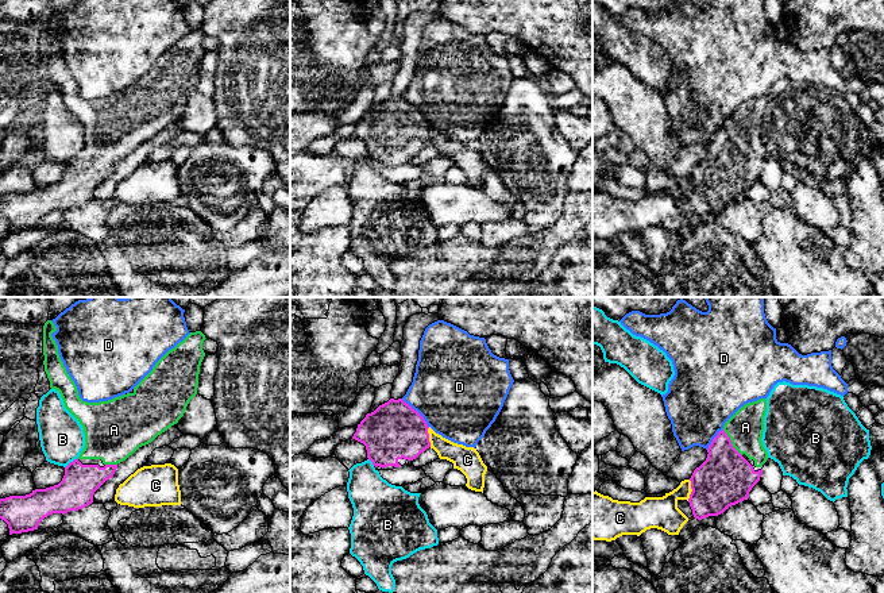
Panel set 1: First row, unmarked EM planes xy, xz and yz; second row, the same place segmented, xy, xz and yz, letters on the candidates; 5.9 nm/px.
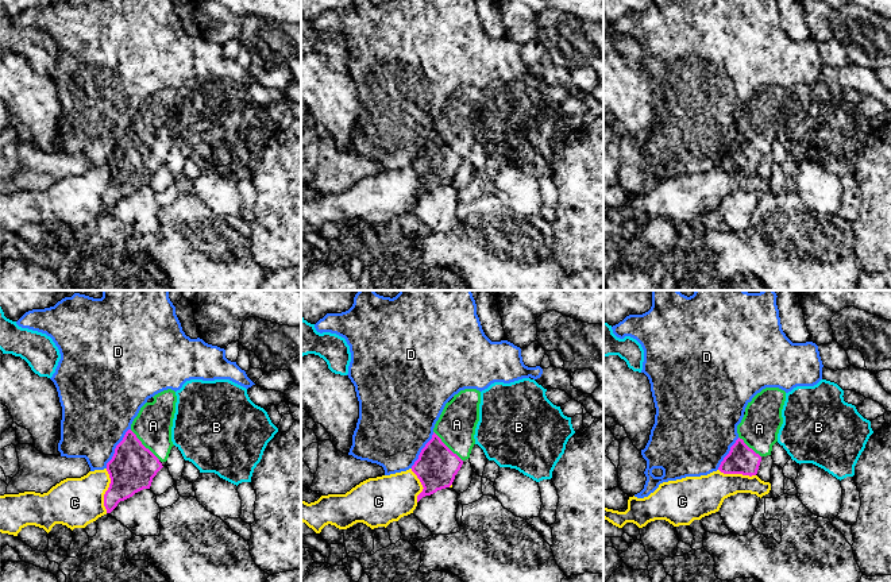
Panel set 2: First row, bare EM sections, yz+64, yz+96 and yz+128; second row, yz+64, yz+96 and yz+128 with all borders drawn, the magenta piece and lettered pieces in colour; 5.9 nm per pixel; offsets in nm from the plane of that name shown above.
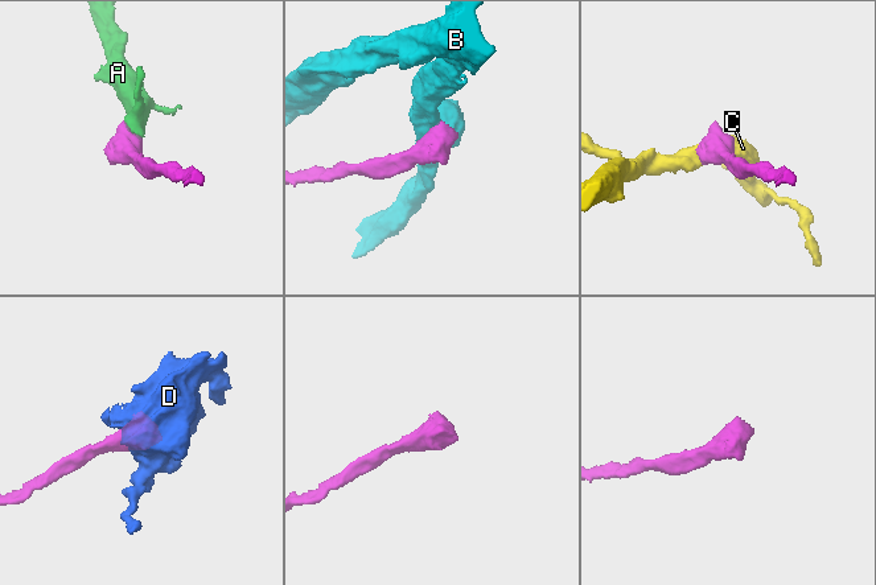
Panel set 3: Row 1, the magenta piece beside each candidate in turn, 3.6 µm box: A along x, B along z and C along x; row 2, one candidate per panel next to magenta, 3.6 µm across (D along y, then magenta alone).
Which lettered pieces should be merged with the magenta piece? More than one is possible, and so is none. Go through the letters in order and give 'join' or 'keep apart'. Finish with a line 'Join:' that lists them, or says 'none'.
A: join
B: keep apart
C: keep apart
D: keep apart
Join: A

